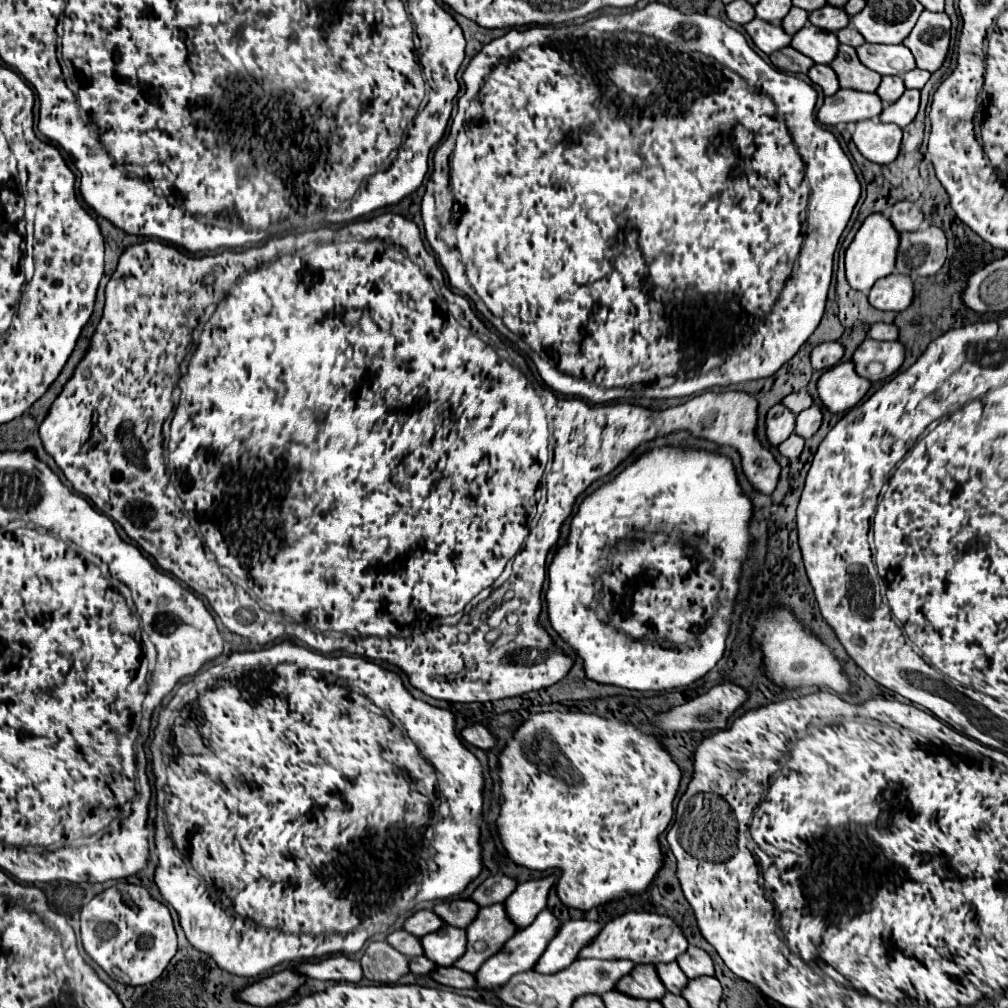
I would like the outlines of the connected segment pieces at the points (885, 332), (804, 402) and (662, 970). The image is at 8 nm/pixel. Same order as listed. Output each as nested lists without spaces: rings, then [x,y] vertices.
[[[872,324],[868,330],[868,338],[872,340],[896,340],[896,326],[894,324]]]
[[[798,390],[798,392],[792,392],[792,394],[788,394],[788,396],[784,396],[782,398],[782,404],[788,408],[788,410],[792,410],[792,412],[802,412],[804,408],[810,408],[812,406],[812,398],[808,396],[808,392],[806,390]]]
[[[676,962],[656,964],[656,972],[658,972],[658,978],[664,984],[664,988],[672,994],[680,994],[682,988],[688,984],[688,978],[684,976],[684,972],[678,968]]]

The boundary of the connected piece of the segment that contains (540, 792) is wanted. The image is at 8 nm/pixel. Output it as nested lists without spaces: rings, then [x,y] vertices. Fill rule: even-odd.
[[[720,684],[682,706],[656,714],[648,724],[620,722],[574,710],[530,714],[498,754],[500,798],[496,832],[506,856],[522,868],[554,872],[558,876],[556,894],[566,908],[588,912],[612,900],[644,894],[664,862],[658,836],[674,816],[672,802],[682,778],[678,764],[674,764],[664,746],[666,734],[726,728],[728,718],[744,700],[746,692],[740,686]],[[552,742],[558,744],[558,750],[552,750]]]

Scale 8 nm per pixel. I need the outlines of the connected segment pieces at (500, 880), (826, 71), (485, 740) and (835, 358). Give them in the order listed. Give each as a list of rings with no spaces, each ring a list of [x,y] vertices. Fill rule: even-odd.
[[[496,874],[486,878],[470,896],[472,902],[476,902],[480,908],[482,906],[492,906],[498,902],[504,902],[512,890],[516,888],[516,882],[504,874]]]
[[[814,64],[814,66],[810,68],[810,72],[808,72],[808,78],[810,78],[814,84],[818,84],[826,96],[836,94],[836,90],[840,88],[840,86],[838,86],[838,76],[832,72],[830,66]]]
[[[472,724],[472,726],[466,726],[462,732],[460,732],[462,740],[466,740],[468,744],[476,746],[476,748],[482,748],[482,750],[488,750],[494,746],[494,736],[488,732],[488,728],[480,726],[480,724]]]
[[[824,342],[824,344],[818,344],[816,348],[812,348],[810,352],[810,362],[812,362],[812,368],[814,370],[826,370],[826,368],[832,368],[840,362],[844,354],[844,348],[842,344],[838,342]]]

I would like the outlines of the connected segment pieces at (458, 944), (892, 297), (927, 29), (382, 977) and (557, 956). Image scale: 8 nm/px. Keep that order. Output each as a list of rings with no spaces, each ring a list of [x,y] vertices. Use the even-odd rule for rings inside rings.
[[[442,926],[438,932],[430,932],[420,938],[424,956],[436,966],[452,966],[466,948],[466,936],[462,928]]]
[[[890,274],[886,278],[880,278],[872,286],[868,300],[878,310],[900,312],[908,308],[908,304],[912,302],[912,296],[914,296],[912,280],[904,274]]]
[[[924,10],[914,30],[904,38],[904,46],[914,54],[916,68],[936,72],[948,52],[950,42],[950,18],[946,12],[934,14]]]
[[[372,942],[366,948],[360,964],[364,970],[364,978],[372,982],[392,984],[398,982],[402,974],[408,974],[408,958],[400,956],[400,952],[388,948],[388,944],[384,942]]]
[[[568,920],[560,924],[556,936],[548,942],[534,970],[540,974],[554,974],[564,970],[576,960],[580,948],[584,948],[584,944],[588,944],[600,928],[602,924],[588,920]]]

